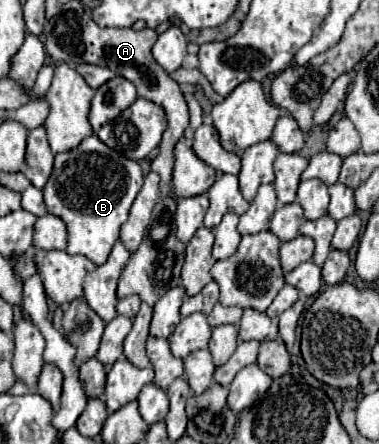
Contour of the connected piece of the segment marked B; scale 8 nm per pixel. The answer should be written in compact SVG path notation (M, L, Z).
M95 133L85 137L75 149L57 153L53 173L43 187L43 199L47 211L61 217L67 225L67 251L85 255L95 265L103 265L113 243L119 239L119 229L127 221L141 185L141 165L109 149Z

